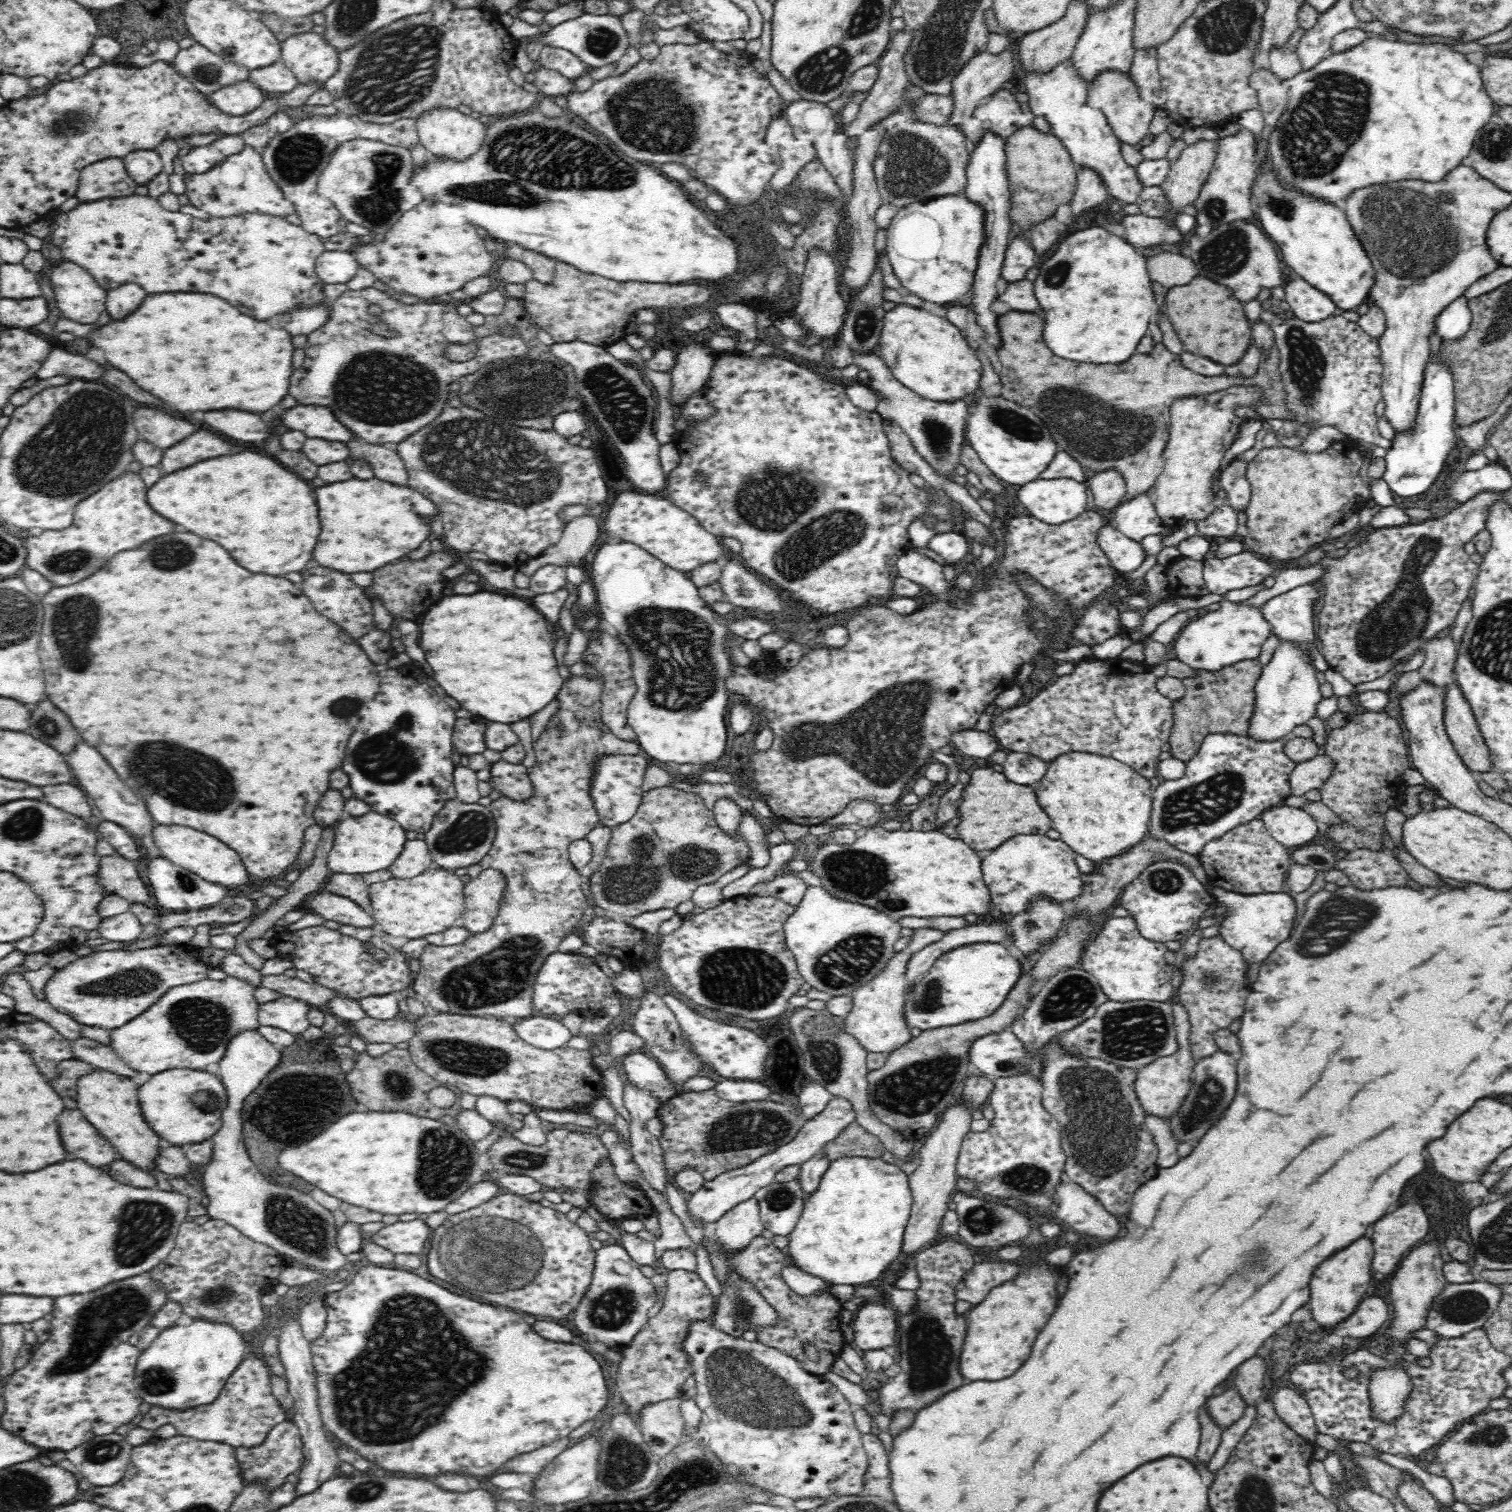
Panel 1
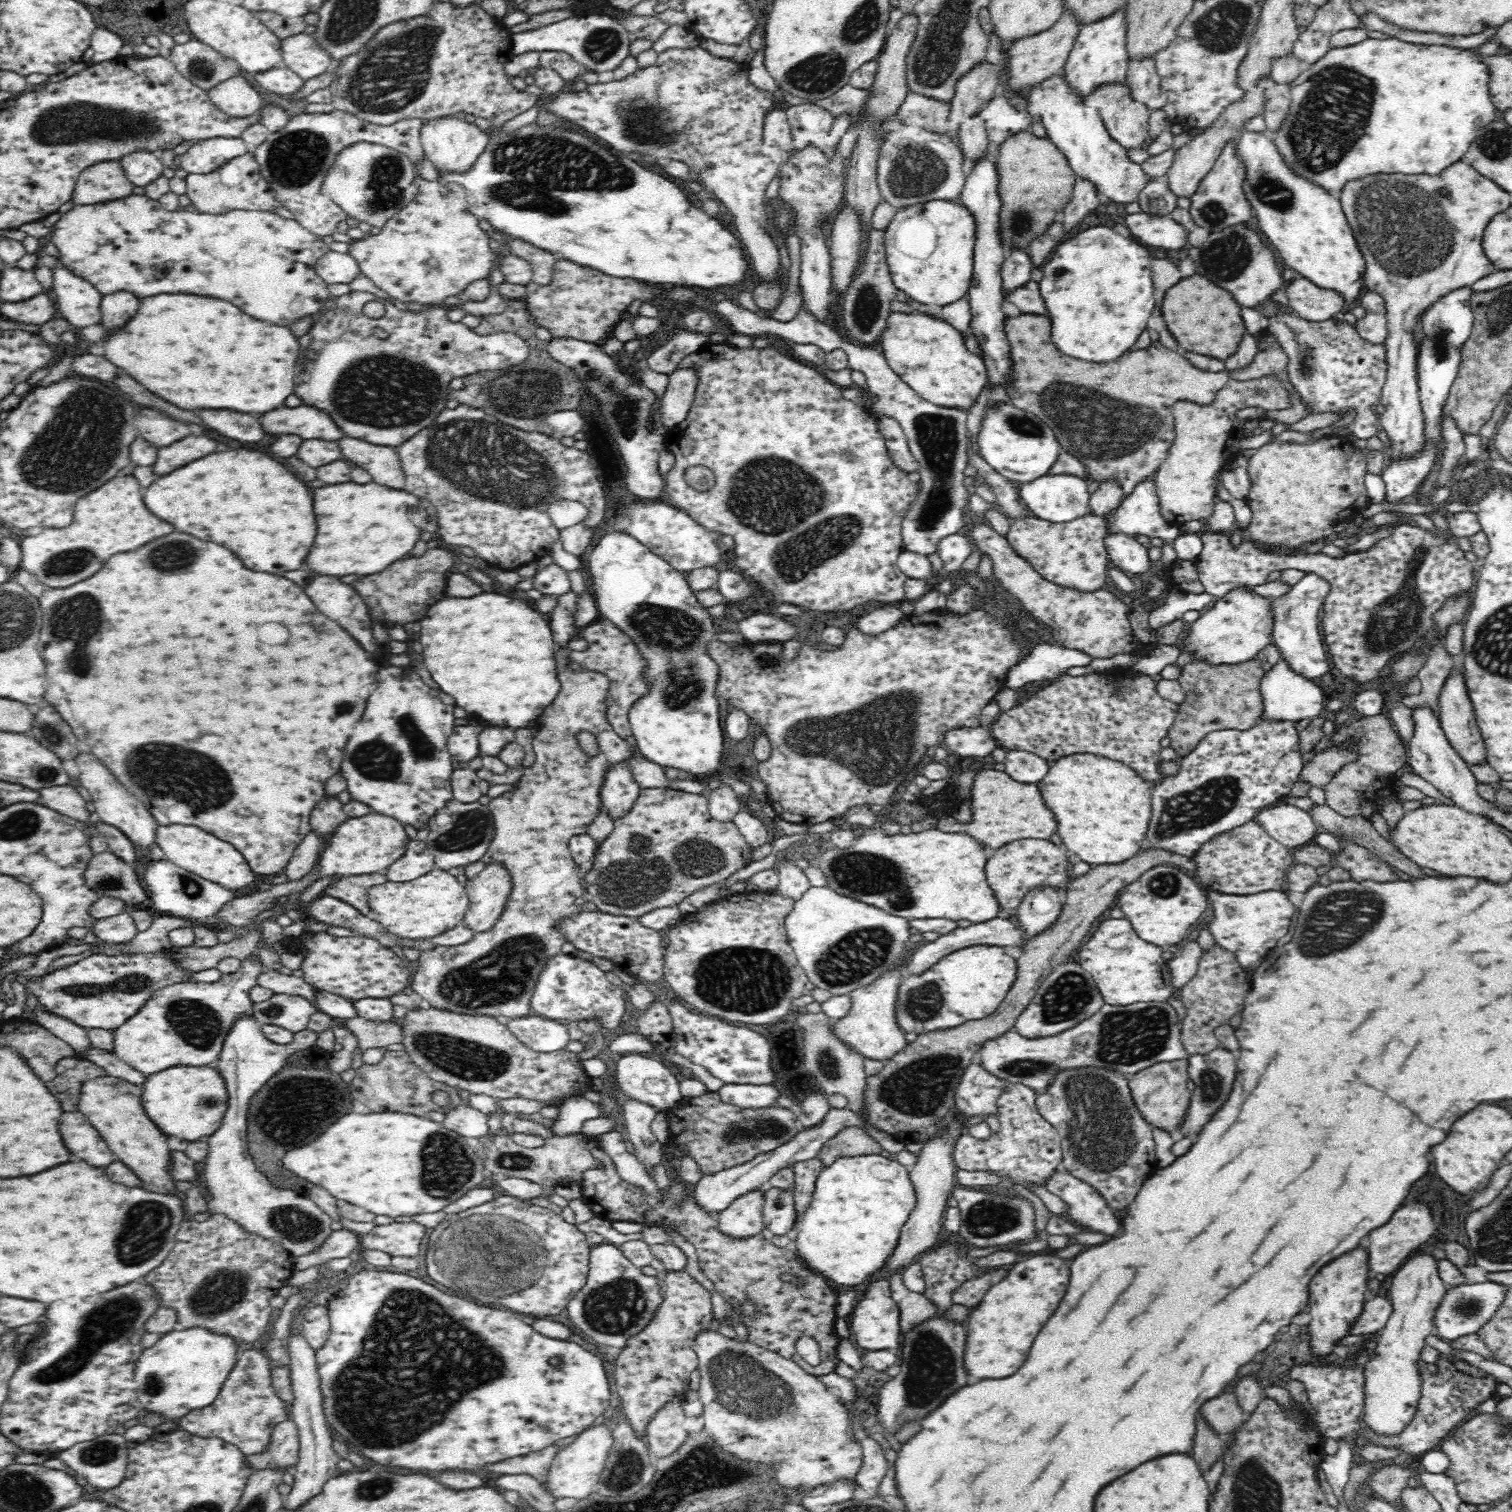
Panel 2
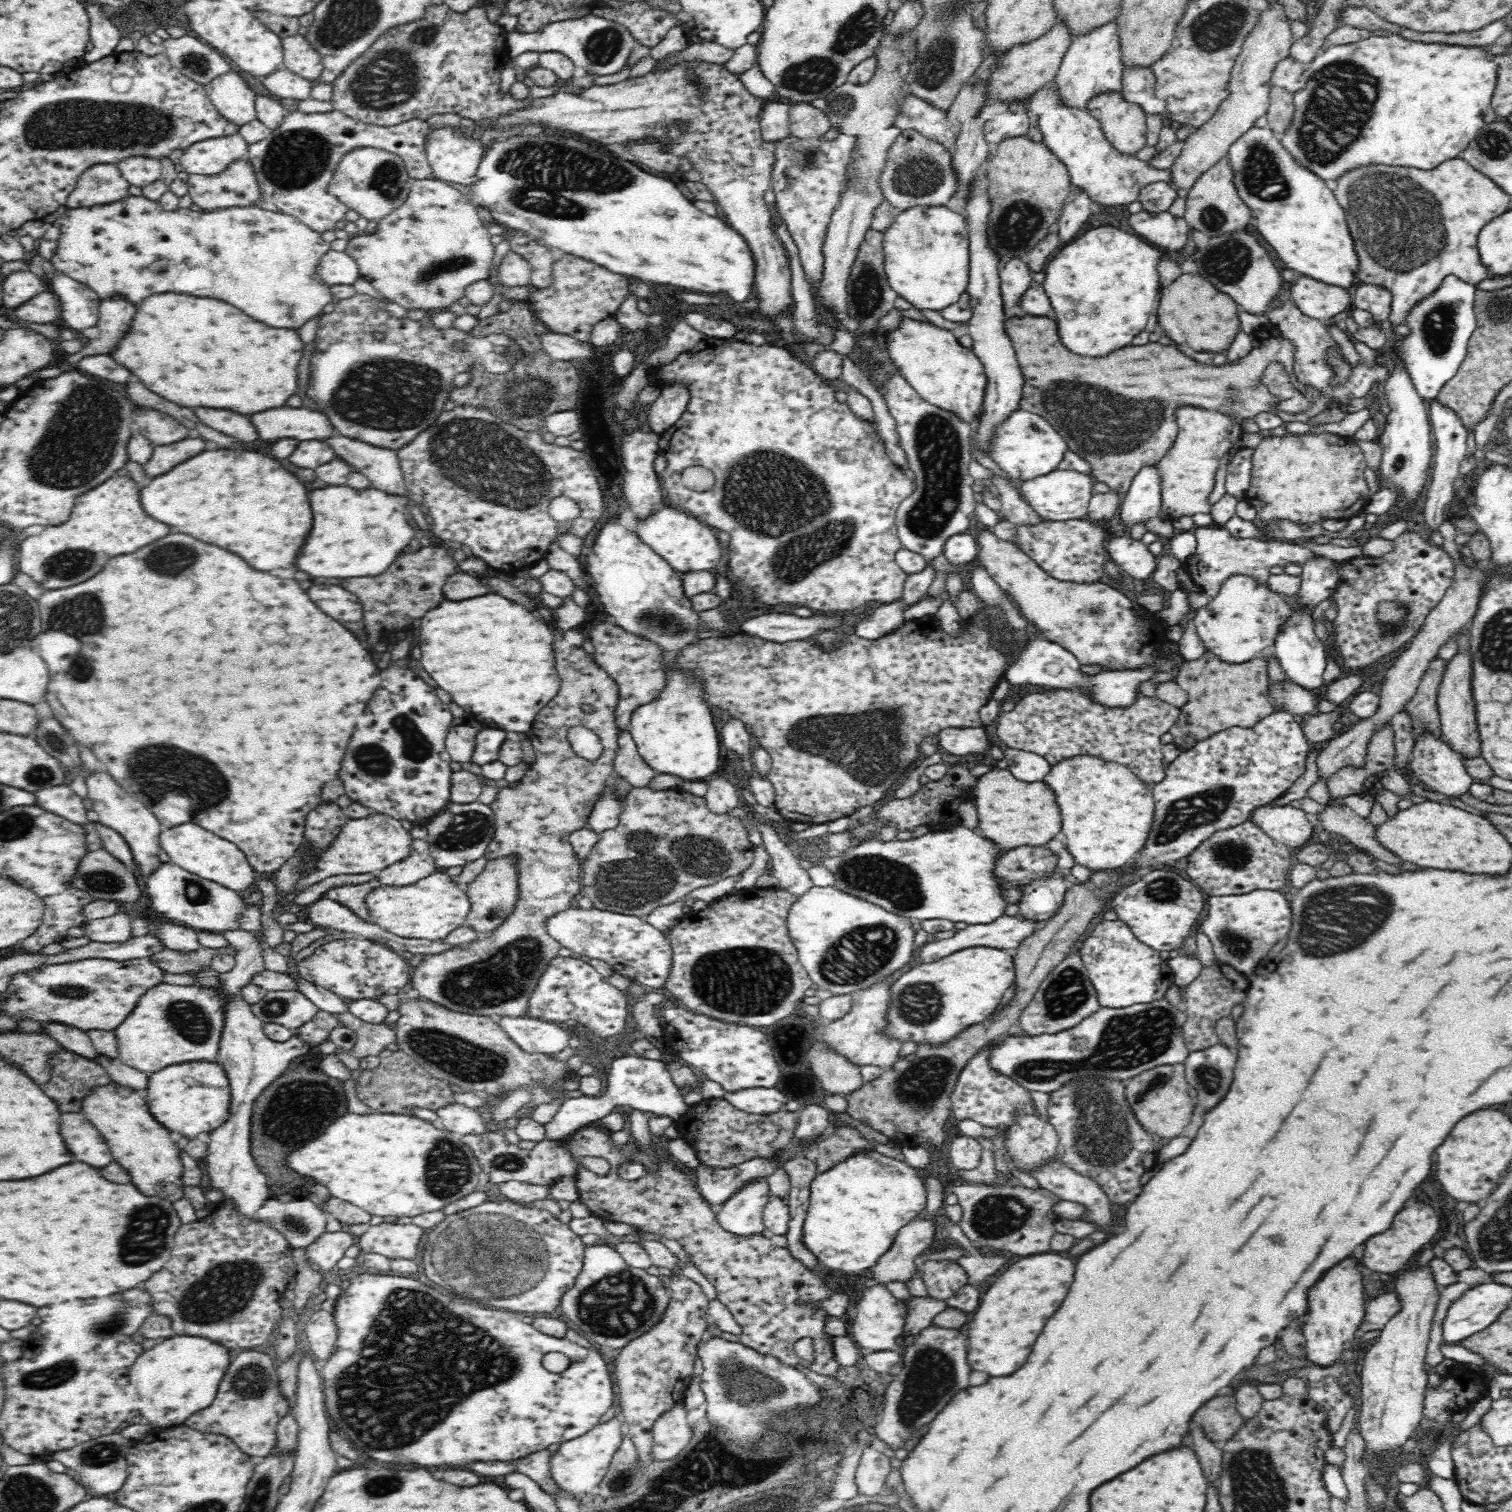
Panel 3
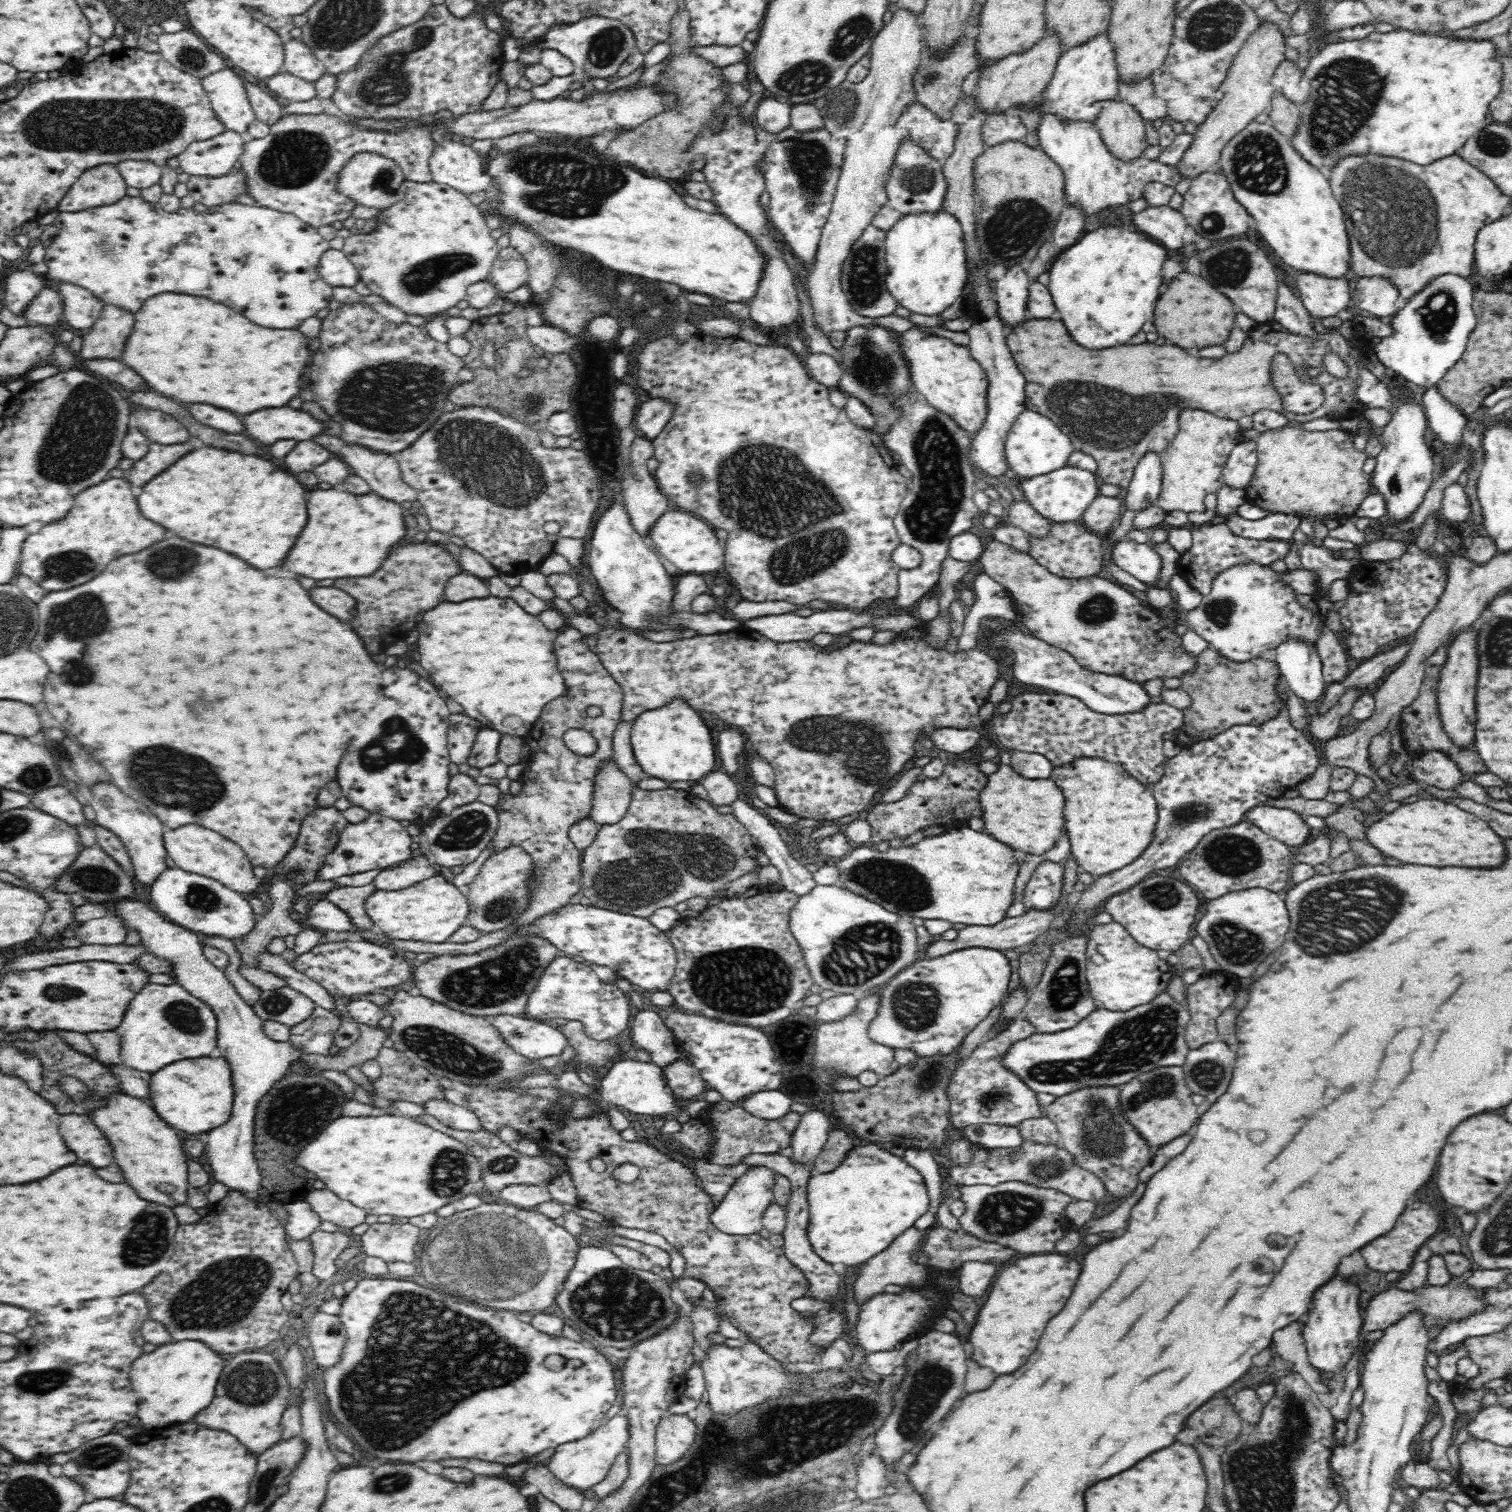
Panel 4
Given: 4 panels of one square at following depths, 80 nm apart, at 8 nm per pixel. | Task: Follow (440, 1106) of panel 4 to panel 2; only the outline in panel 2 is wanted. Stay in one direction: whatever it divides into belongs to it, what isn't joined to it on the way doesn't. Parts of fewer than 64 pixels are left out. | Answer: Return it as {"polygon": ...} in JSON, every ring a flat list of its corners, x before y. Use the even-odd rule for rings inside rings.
{"polygon":[[458,1106,456,1110,450,1110,445,1115,447,1127,466,1138,486,1137,488,1134,489,1116,470,1106]]}

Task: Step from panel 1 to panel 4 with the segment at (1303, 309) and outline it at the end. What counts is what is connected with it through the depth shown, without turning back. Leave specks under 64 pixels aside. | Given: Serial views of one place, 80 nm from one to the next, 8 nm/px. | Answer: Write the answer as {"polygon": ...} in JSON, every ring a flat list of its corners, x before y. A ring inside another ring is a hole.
{"polygon":[[1298,272,1295,274,1294,290,1310,316,1322,320,1336,316,1341,310,1352,309,1351,292,1345,278,1326,278,1323,275]]}

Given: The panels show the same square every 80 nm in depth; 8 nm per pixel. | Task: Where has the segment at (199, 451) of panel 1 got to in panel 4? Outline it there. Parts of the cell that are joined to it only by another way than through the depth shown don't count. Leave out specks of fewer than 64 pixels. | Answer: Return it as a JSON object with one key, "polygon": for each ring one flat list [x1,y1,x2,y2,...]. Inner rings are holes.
{"polygon":[[149,444,149,450,140,459,137,459,133,468,125,472,126,480,134,486,144,486,150,482,160,470,166,470,176,462,176,458,182,458,188,454,188,450,194,450,192,444,176,444,176,446,160,446,160,444]]}

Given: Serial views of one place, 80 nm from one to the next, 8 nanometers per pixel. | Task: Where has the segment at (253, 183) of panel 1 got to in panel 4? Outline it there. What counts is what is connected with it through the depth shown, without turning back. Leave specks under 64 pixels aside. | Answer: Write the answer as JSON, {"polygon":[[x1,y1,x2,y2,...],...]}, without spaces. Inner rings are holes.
{"polygon":[[238,164,223,177,200,177,190,175,187,188,194,203,202,204,209,209,224,204,238,204,237,197,245,193,245,173]]}

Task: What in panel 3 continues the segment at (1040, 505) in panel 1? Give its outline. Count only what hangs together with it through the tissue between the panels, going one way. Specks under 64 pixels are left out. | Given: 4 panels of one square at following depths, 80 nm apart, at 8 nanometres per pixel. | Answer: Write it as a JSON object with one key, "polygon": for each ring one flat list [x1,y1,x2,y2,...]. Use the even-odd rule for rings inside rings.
{"polygon":[[1056,469,1050,474,1020,481,1018,489,1022,498,1039,514,1042,520,1066,522,1087,516,1087,508,1093,496,1093,484,1095,484,1095,480,1090,474]]}

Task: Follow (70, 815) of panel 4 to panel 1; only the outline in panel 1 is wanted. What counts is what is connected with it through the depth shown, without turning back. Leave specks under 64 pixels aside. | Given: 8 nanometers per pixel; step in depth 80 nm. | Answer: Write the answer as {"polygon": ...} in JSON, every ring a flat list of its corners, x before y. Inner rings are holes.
{"polygon":[[62,784,62,786,44,786,42,802,48,802,56,808,62,808,77,816,77,818,90,818,92,815,90,804,85,792,77,784]]}

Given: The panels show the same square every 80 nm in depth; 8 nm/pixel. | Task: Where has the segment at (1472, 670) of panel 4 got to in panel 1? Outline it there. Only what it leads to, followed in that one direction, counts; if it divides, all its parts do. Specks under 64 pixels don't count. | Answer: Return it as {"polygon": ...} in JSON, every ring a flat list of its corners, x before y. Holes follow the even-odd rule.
{"polygon":[[1456,684,1448,690,1444,700,1444,724,1462,762,1478,777,1492,768,1488,746,1478,730,1470,704]]}

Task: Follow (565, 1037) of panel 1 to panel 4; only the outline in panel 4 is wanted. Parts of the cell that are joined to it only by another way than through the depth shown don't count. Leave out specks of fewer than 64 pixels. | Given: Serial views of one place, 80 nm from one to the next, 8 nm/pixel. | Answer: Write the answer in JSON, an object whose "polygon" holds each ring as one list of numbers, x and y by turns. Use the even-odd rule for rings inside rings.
{"polygon":[[501,1014,491,1018,492,1027,496,1027,501,1039,526,1060,537,1061,541,1058,562,1055,568,1046,568,1039,564,1037,564,1032,559,1028,554,1028,536,1019,527,1019,519,1015]]}

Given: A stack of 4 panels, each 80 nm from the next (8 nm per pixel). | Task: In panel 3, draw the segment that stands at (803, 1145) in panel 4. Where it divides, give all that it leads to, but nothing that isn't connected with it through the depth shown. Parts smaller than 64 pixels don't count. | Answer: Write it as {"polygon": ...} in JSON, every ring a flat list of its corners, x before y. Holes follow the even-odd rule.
{"polygon":[[808,1104,800,1112,795,1130,796,1140,808,1142,818,1138,830,1127,832,1112,818,1104]]}

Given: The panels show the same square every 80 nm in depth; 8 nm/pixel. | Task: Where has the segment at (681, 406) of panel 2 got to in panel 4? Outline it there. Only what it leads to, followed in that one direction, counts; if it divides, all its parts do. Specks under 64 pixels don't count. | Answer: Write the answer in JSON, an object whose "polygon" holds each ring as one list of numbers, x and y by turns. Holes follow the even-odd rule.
{"polygon":[[652,398,651,401,643,402,635,413,634,428,653,440,672,418,673,405,668,406,661,398]]}

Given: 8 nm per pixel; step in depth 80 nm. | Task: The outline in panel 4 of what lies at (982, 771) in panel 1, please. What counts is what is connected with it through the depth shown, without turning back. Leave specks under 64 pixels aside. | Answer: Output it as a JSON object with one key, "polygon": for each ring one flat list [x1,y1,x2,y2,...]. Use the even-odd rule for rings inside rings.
{"polygon":[[998,764,996,771,988,774,979,799,983,806,984,833,1023,854,1044,854,1056,844,1065,828,1063,791,1050,778,1027,779,1010,765]]}

